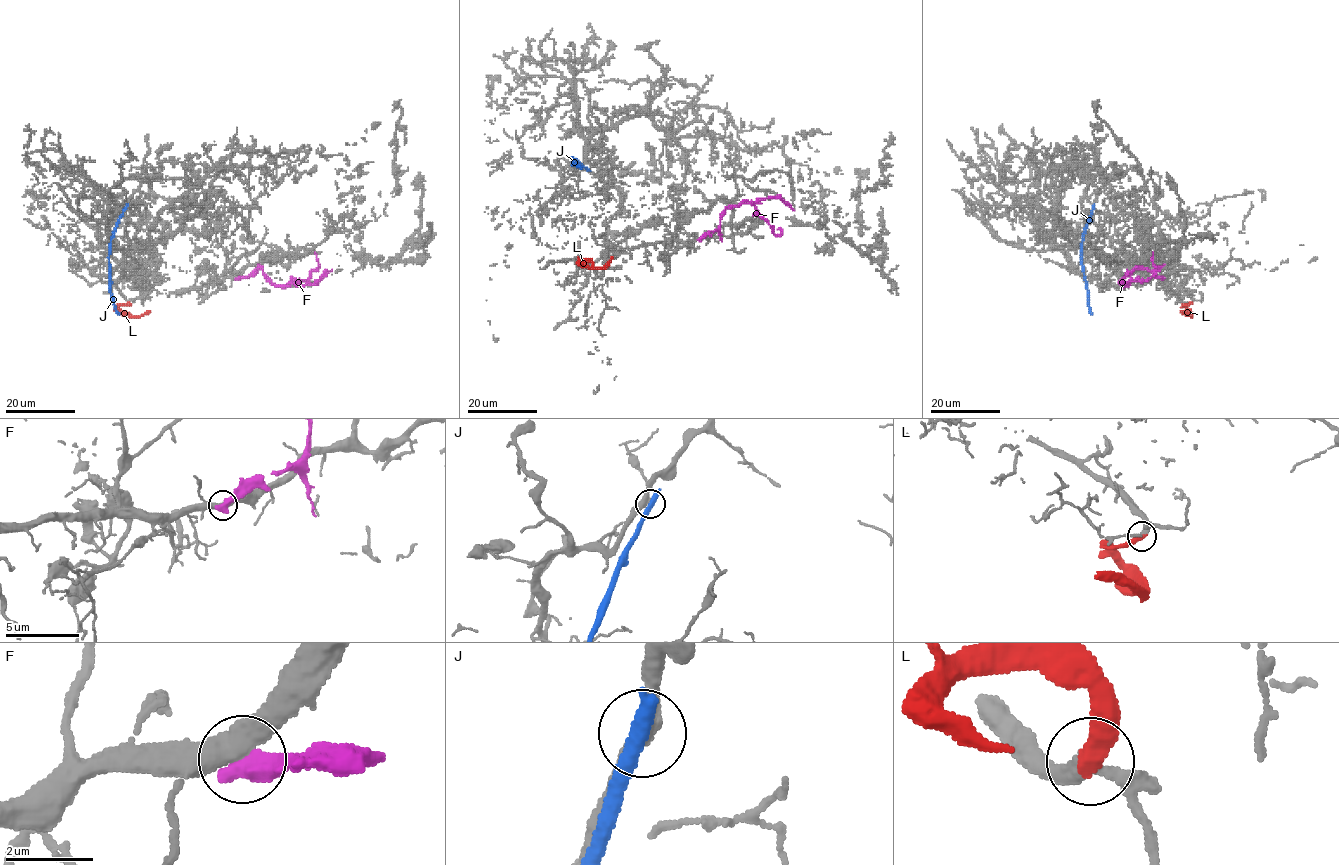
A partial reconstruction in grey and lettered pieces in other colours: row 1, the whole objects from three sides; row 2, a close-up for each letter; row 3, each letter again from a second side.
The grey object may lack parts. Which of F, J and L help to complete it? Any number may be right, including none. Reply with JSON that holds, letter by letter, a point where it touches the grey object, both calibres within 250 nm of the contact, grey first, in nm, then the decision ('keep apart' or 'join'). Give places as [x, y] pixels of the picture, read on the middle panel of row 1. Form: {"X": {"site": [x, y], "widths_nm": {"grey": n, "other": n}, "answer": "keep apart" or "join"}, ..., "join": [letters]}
{"F": {"site": [700, 239], "widths_nm": {"grey": 440, "other": 600}, "answer": "keep apart"}, "J": {"site": [587, 170], "widths_nm": {"grey": 360, "other": 500}, "answer": "keep apart"}, "L": {"site": [591, 268], "widths_nm": {"grey": 280, "other": 480}, "answer": "join"}, "join": ["L"]}

